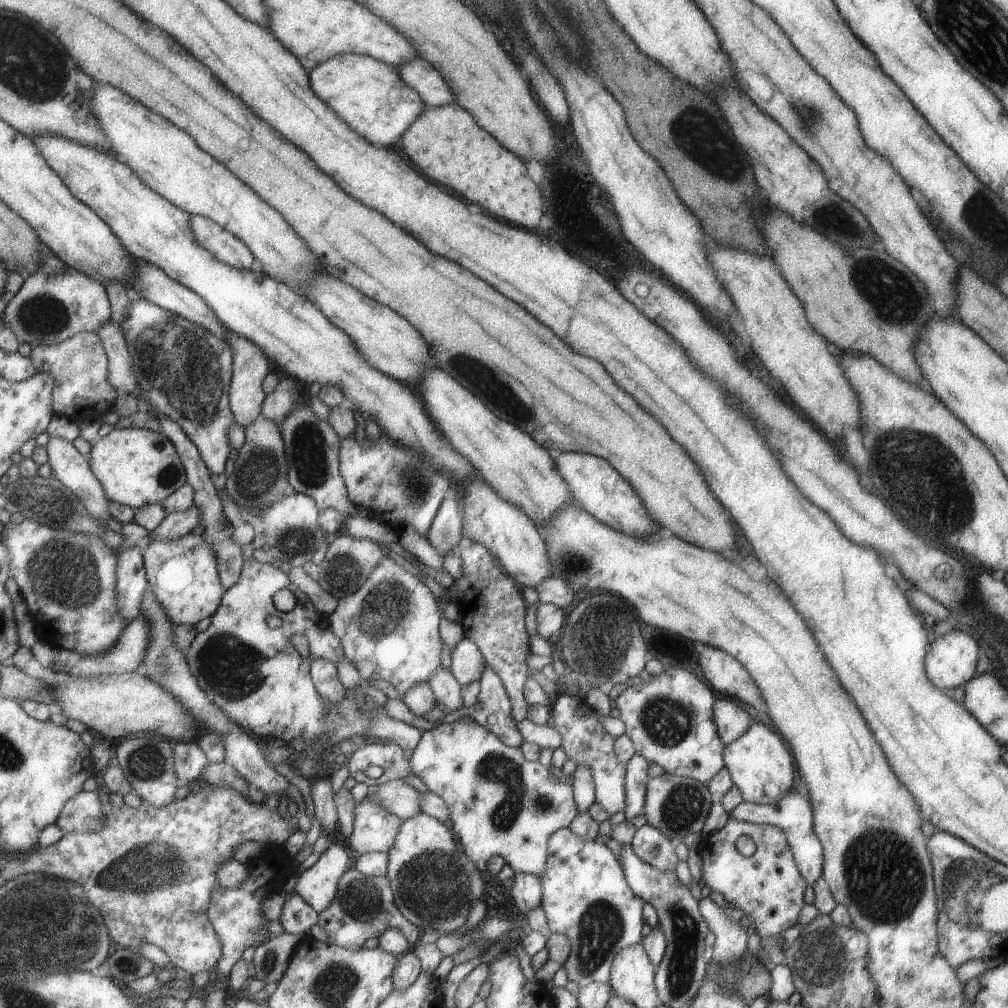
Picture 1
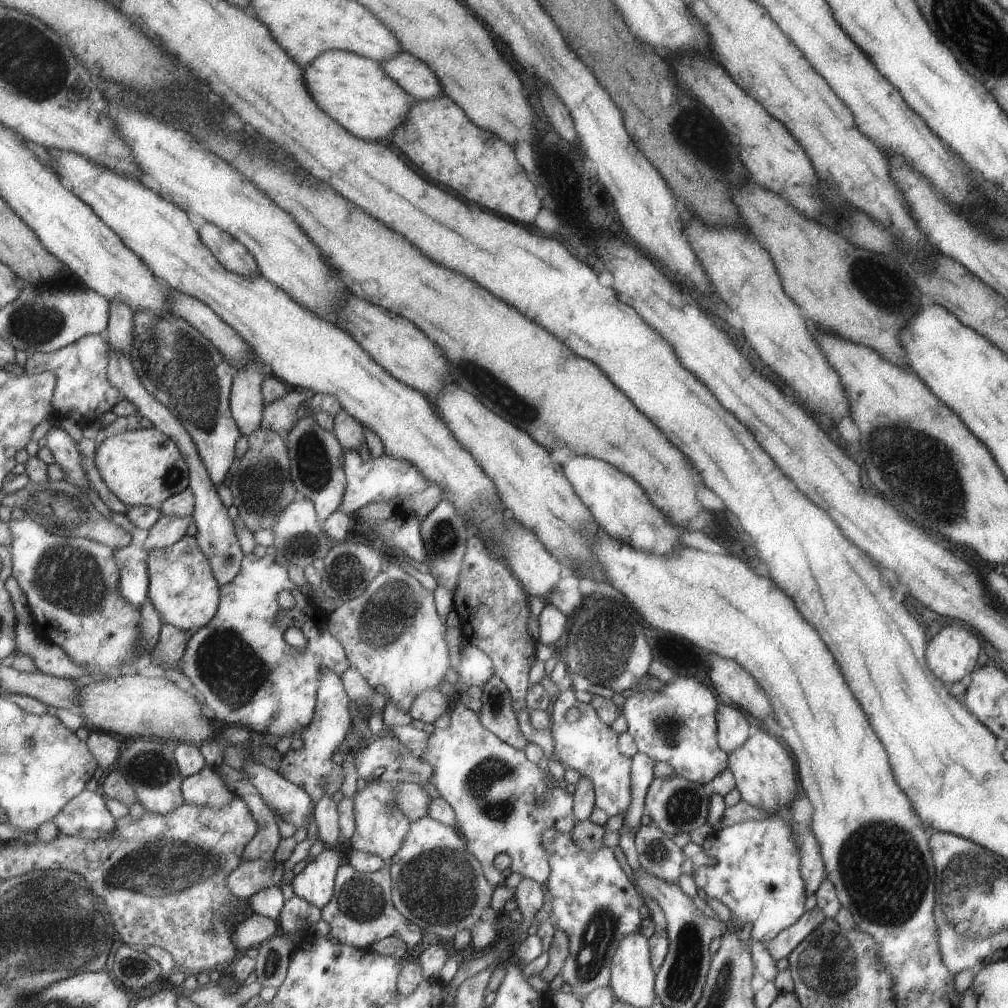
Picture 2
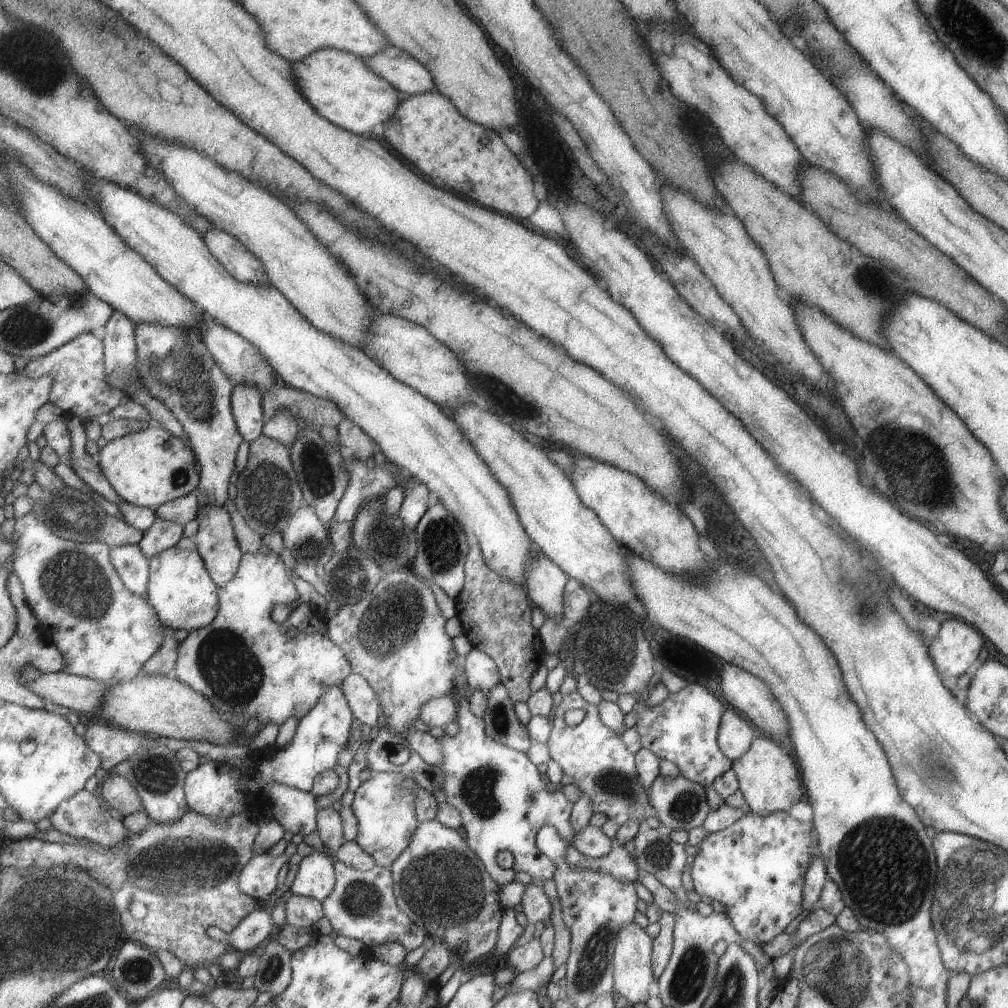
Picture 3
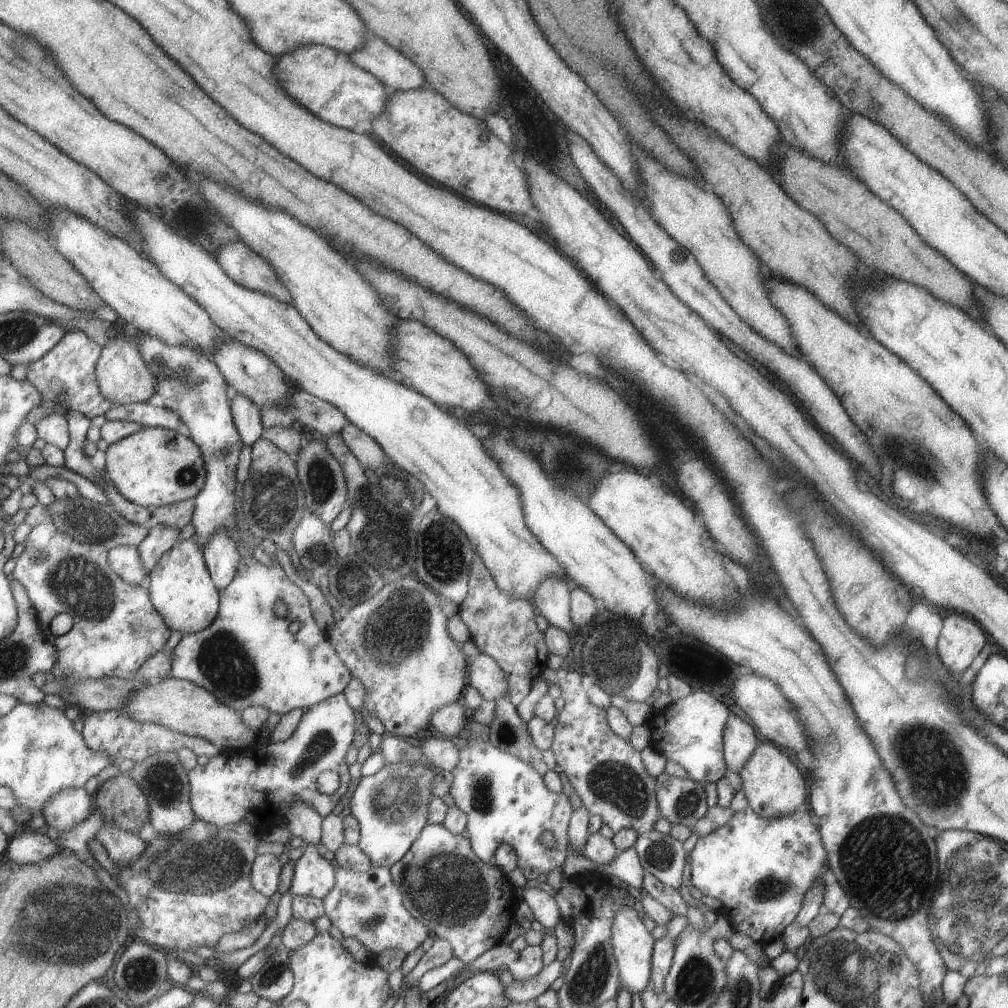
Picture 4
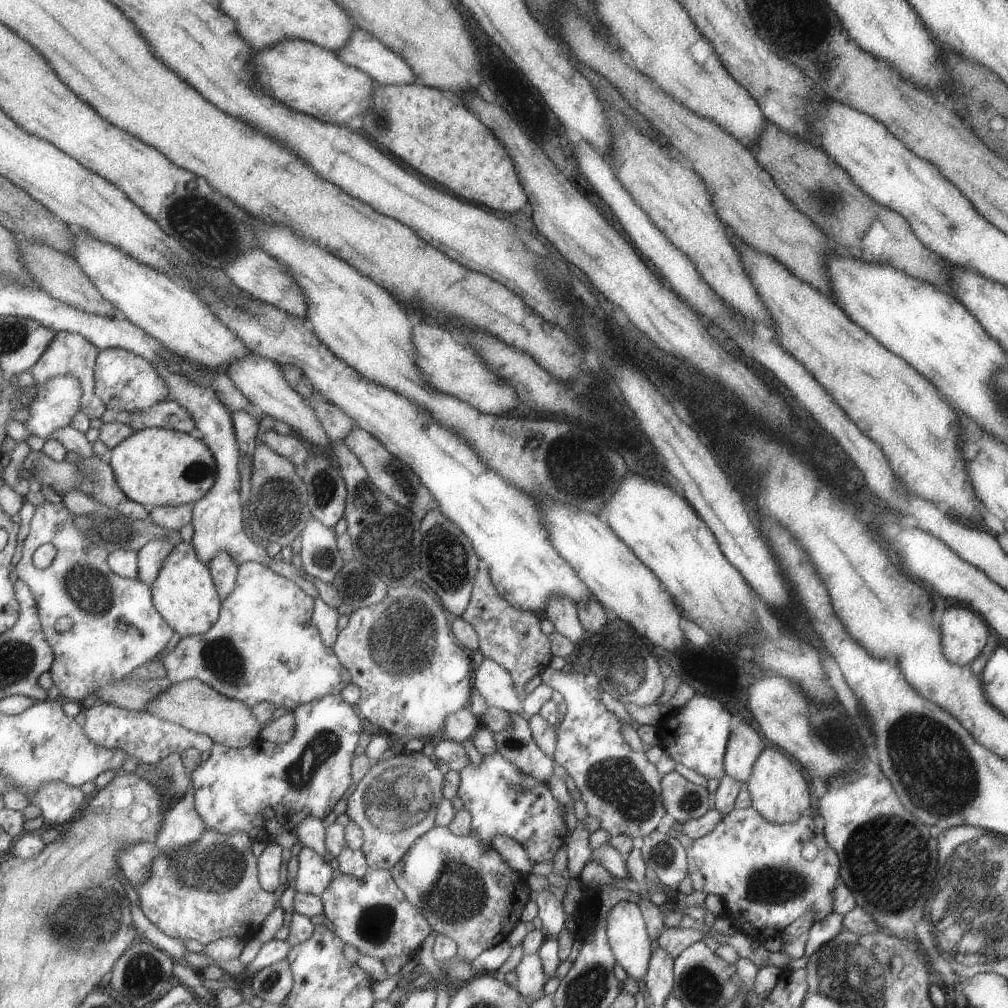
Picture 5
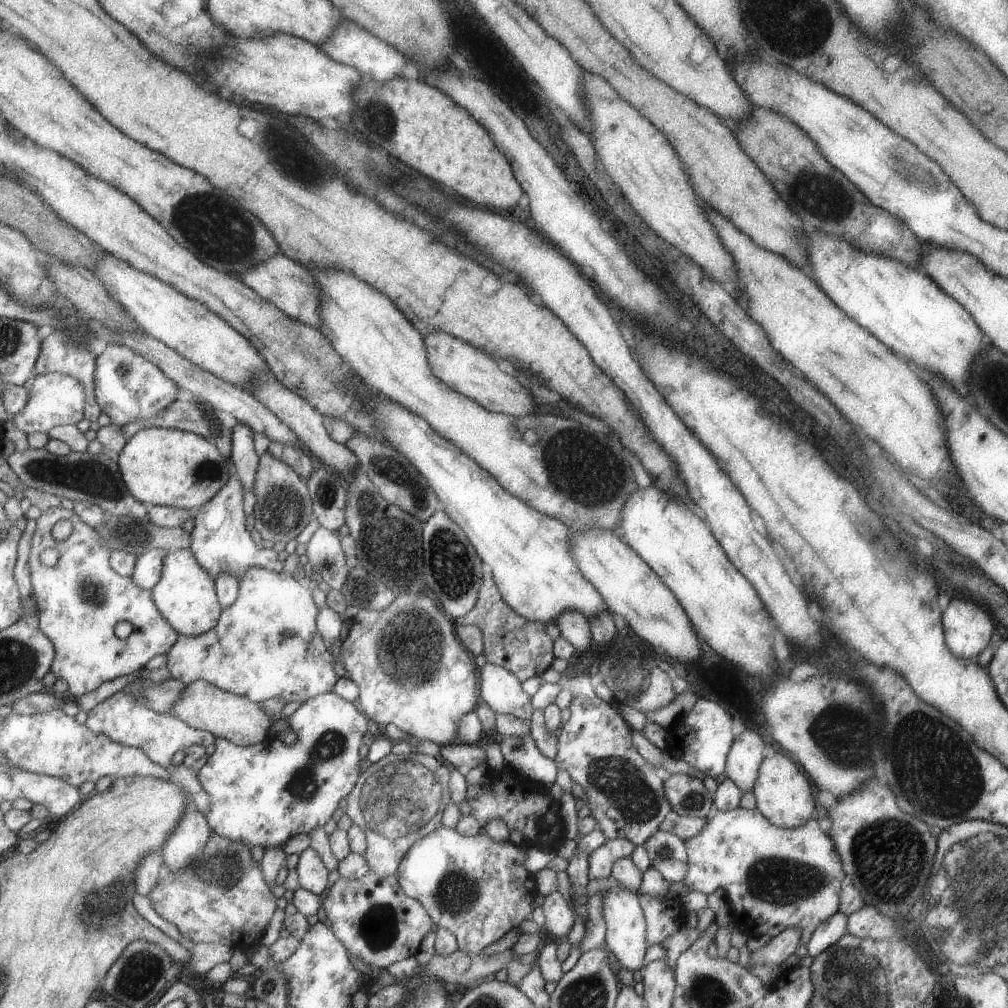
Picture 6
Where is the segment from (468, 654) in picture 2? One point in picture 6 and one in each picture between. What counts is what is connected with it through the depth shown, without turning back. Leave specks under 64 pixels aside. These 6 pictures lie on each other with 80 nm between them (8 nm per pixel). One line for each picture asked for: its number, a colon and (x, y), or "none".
3: (480, 673)
4: (485, 676)
5: (492, 682)
6: (498, 688)

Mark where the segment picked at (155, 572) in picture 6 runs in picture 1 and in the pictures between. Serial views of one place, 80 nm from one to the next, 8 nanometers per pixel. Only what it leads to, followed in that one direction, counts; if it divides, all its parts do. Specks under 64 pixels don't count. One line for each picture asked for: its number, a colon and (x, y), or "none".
1: (176, 525)
2: (169, 530)
3: (164, 534)
4: (162, 539)
5: (152, 557)

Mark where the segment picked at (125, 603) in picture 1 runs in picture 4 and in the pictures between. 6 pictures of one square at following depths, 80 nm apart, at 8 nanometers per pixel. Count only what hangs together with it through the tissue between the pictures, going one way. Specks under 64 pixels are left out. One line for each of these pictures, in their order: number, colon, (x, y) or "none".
2: (133, 562)
3: (130, 561)
4: (126, 561)

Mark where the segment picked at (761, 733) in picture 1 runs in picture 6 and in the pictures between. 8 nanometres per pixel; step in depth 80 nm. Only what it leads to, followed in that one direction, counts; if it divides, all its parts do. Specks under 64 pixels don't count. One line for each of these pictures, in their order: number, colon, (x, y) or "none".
2: (764, 775)
3: (767, 778)
4: (773, 787)
5: (777, 790)
6: (782, 794)

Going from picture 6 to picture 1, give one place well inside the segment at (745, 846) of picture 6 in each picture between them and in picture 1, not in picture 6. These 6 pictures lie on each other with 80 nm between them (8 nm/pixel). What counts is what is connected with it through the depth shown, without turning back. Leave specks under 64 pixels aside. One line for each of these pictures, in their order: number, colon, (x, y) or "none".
1: (767, 886)
2: (755, 874)
3: (754, 867)
4: (759, 869)
5: (766, 875)

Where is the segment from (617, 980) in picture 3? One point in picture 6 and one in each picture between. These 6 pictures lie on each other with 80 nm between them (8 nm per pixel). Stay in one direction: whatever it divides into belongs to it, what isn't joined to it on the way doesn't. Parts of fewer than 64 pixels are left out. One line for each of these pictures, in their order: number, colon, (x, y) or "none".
4: (632, 944)
5: (627, 936)
6: (625, 931)

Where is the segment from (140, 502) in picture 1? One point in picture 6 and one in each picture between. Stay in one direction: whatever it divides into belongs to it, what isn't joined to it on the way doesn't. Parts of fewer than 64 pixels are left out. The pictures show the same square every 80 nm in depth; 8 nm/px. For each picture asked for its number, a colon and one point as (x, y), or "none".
2: (144, 467)
3: (150, 468)
4: (156, 467)
5: (155, 467)
6: (169, 467)

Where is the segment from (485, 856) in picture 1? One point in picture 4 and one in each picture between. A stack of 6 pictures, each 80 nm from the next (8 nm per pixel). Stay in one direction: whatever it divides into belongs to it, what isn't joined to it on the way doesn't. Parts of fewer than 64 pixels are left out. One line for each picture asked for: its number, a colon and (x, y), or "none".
2: (502, 804)
3: (501, 798)
4: (505, 801)

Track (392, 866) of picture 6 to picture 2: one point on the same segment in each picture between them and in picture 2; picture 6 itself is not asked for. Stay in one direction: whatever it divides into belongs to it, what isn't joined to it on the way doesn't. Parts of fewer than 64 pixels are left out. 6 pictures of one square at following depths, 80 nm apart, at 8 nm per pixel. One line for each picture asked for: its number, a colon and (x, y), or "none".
2: (381, 827)
3: (385, 805)
4: (391, 806)
5: (395, 803)

